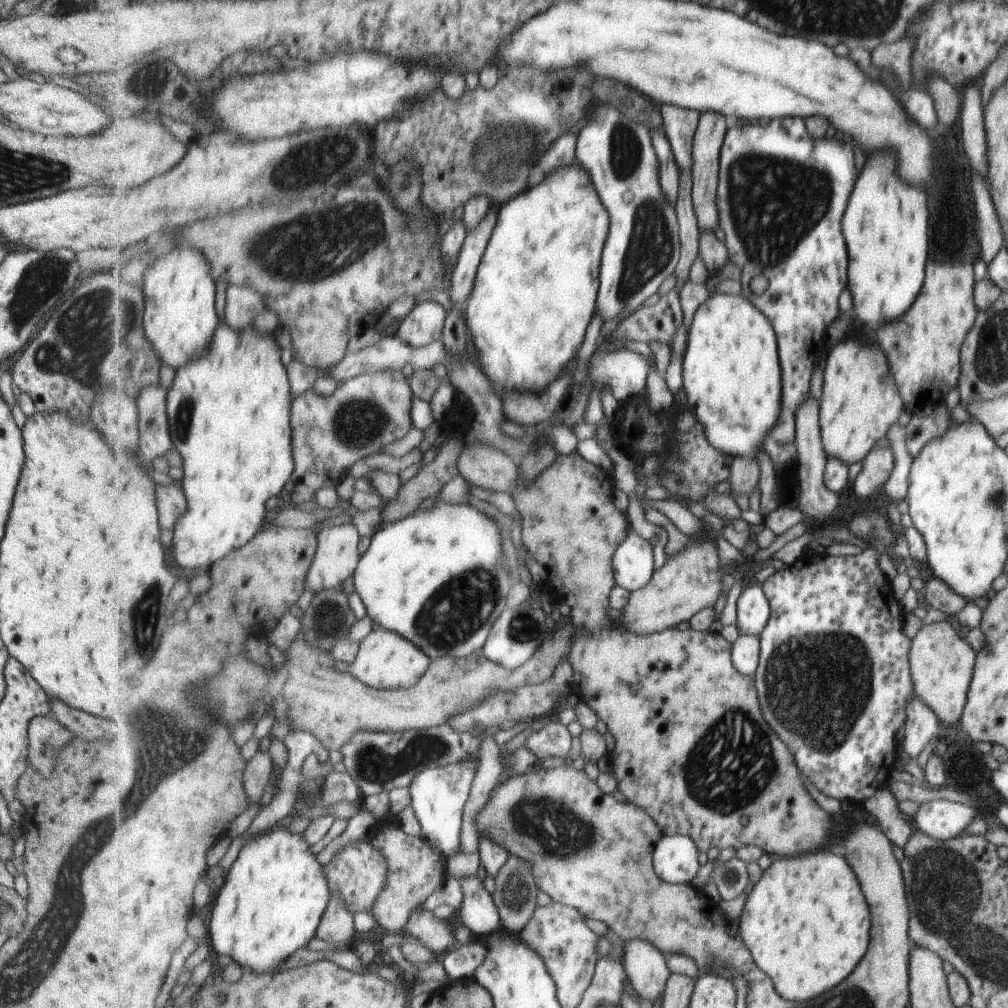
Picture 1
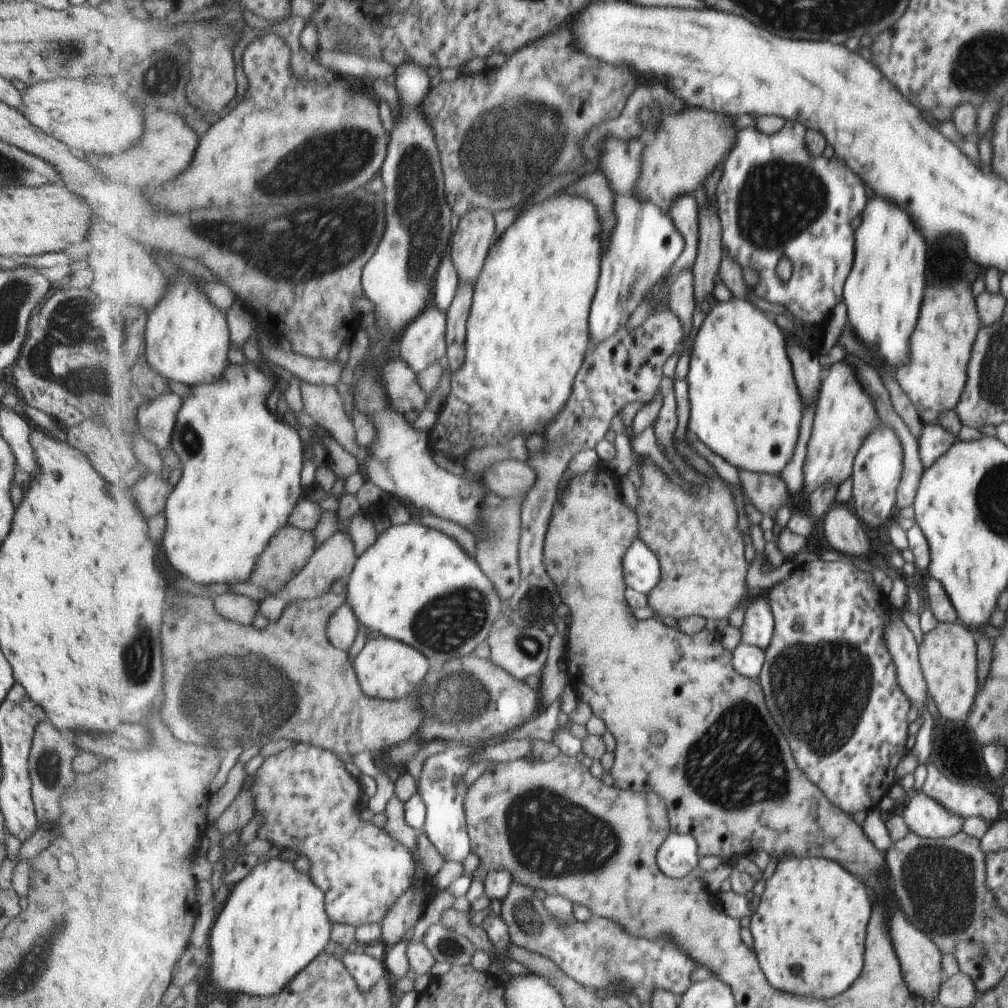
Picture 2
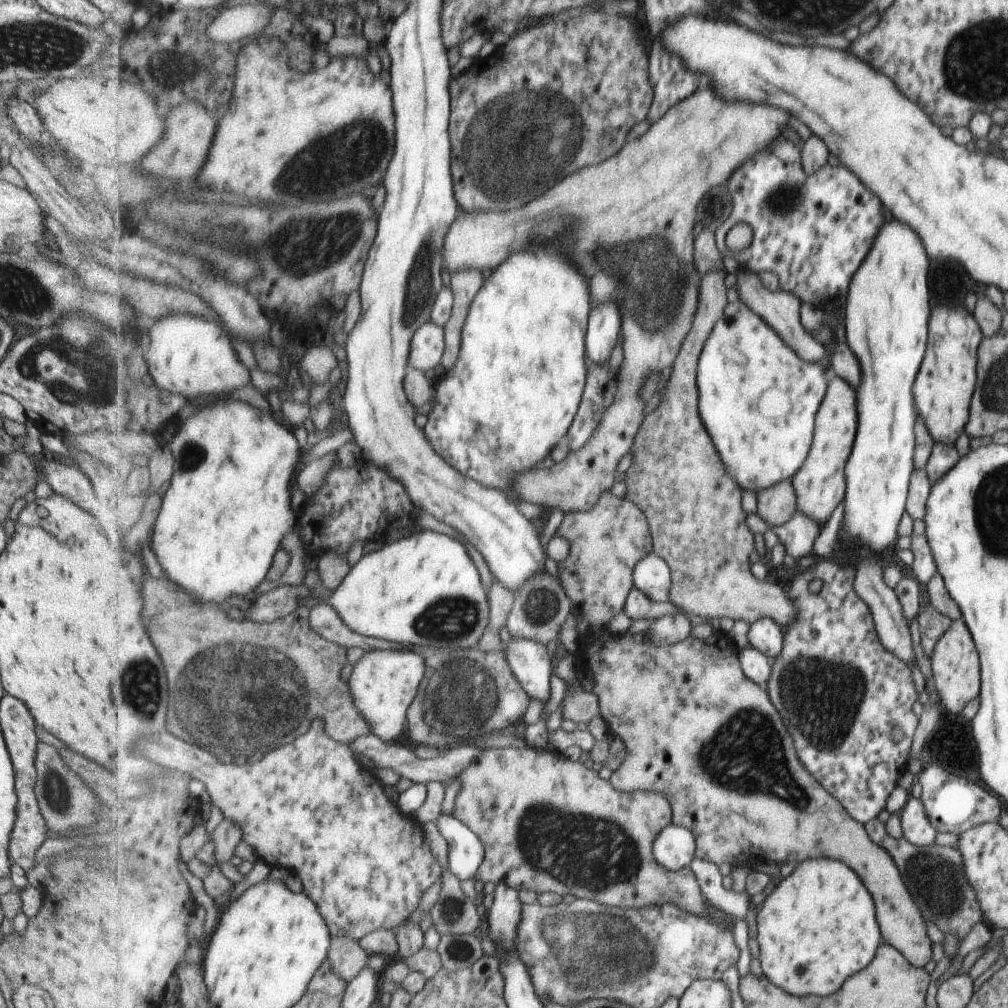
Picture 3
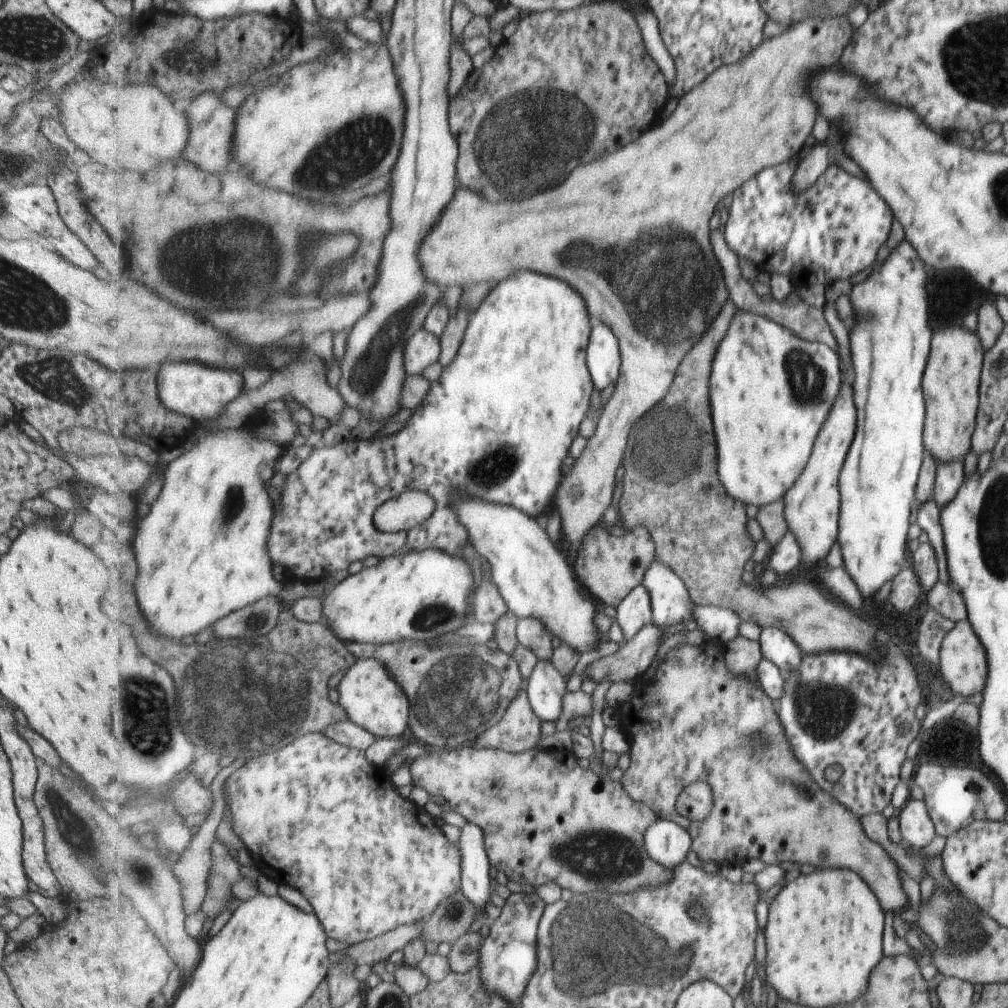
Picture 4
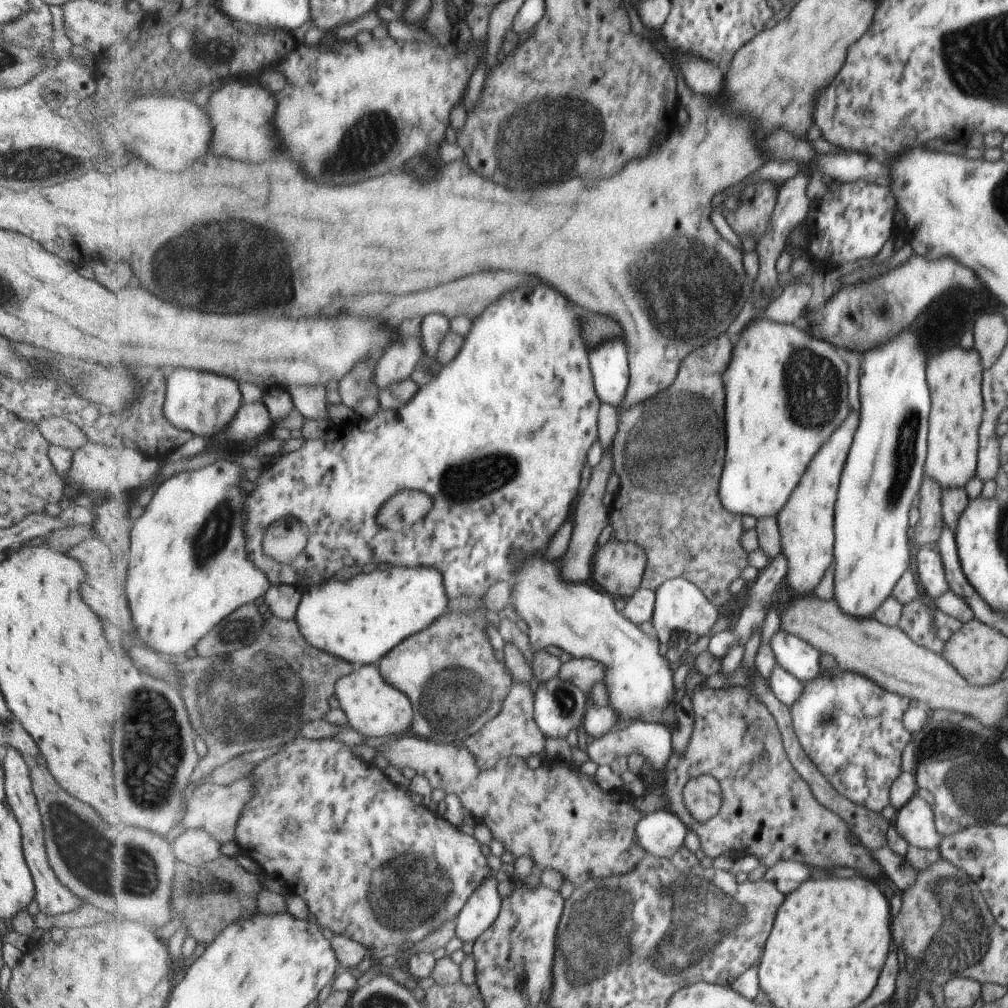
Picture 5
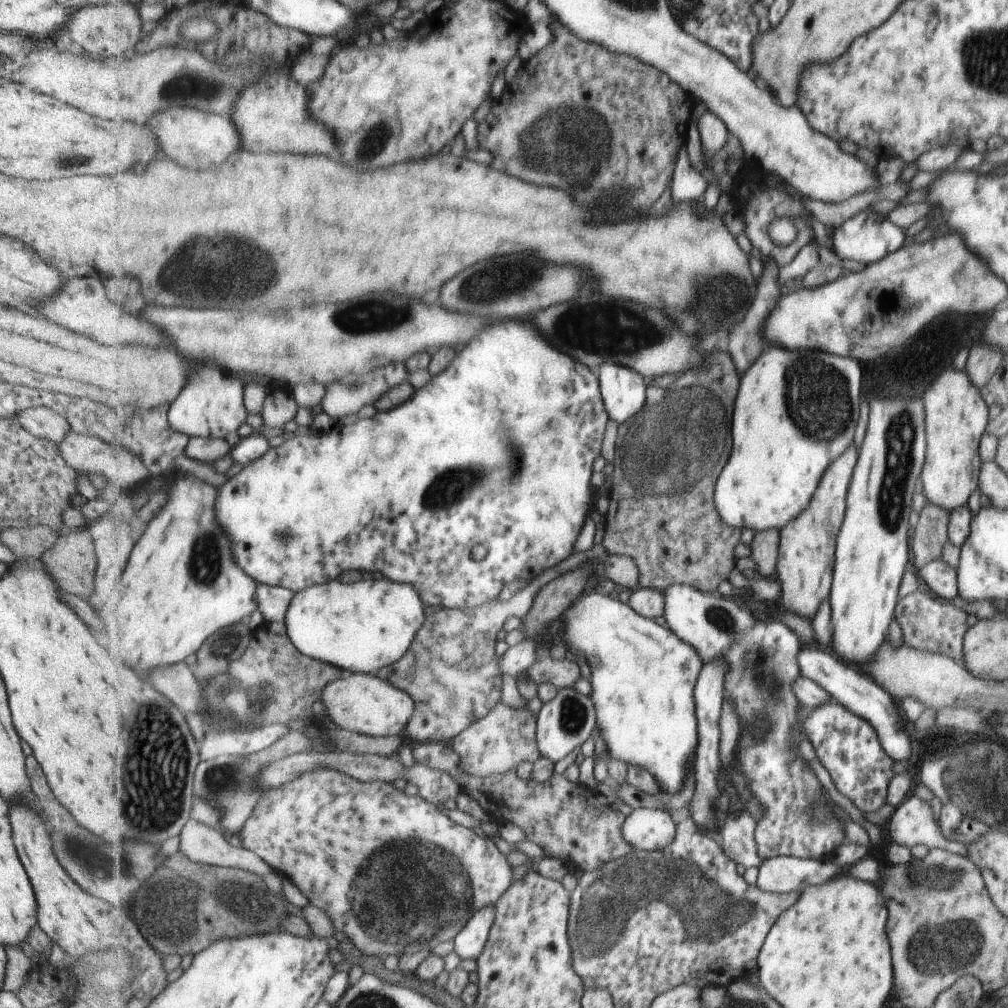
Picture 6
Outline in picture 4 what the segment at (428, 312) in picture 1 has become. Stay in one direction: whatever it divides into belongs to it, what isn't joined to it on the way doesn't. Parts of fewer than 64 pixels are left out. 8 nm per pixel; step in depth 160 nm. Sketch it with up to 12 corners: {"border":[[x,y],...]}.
{"border":[[428,330],[409,338],[408,376],[440,362],[442,340]]}

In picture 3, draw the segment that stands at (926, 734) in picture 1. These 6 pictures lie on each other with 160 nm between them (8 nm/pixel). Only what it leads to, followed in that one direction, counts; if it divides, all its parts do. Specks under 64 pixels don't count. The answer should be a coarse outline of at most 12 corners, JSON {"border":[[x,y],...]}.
{"border":[[858,550],[858,594],[886,650],[913,665],[908,622],[879,558]]}

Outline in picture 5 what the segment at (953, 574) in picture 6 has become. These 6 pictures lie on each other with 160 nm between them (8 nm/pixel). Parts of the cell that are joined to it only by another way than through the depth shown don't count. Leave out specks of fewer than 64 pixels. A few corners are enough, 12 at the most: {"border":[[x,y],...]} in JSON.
{"border":[[919,547],[918,582],[936,600],[951,590],[939,552]]}

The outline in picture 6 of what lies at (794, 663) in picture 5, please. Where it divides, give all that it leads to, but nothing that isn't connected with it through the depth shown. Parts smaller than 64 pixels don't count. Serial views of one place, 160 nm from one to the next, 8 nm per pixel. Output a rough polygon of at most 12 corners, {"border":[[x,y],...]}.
{"border":[[807,644],[800,676],[866,719],[895,761],[911,755],[898,700],[829,647]]}

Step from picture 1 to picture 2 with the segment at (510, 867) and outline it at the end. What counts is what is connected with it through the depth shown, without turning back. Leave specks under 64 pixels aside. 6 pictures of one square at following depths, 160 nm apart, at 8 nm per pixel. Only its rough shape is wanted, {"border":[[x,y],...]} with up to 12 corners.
{"border":[[535,888],[502,901],[512,942],[595,992],[681,997],[701,967],[608,917],[562,925]]}

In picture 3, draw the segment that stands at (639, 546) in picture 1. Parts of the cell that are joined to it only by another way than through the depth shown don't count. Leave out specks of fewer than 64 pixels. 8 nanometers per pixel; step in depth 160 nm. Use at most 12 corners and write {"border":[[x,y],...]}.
{"border":[[655,553],[635,582],[654,601],[672,604],[674,572]]}

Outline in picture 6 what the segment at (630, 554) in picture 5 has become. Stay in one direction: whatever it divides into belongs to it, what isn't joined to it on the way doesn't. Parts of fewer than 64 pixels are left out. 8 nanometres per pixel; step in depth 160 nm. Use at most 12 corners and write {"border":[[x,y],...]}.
{"border":[[609,554],[604,577],[624,589],[640,587],[640,568],[630,555]]}

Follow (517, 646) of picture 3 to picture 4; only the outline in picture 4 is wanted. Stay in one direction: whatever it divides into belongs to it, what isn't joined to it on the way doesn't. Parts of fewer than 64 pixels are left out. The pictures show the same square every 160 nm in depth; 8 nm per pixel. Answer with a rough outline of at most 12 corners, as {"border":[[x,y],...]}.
{"border":[[538,661],[527,684],[542,721],[562,718],[568,679]]}

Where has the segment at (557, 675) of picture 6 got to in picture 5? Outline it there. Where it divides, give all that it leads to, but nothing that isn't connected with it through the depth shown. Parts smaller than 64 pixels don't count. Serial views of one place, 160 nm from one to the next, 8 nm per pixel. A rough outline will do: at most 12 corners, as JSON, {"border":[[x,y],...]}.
{"border":[[593,659],[564,663],[561,678],[588,698],[607,680],[608,668]]}

